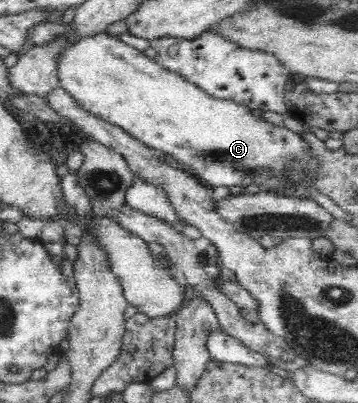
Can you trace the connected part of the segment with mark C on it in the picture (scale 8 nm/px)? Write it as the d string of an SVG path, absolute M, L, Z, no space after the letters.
M74 20L70 21L70 23L64 23L64 21L39 21L33 23L25 33L24 41L28 43L28 45L34 45L34 47L42 47L42 45L50 45L50 43L54 43L63 37L66 39L67 45L63 46L61 52L57 55L55 59L57 65L57 78L59 84L61 85L61 89L66 92L74 101L75 104L82 108L84 111L87 111L91 116L97 117L99 120L107 121L112 125L118 126L120 129L123 129L128 133L131 137L134 137L137 141L148 145L152 149L161 152L163 155L166 155L169 159L174 159L176 161L180 161L182 165L186 165L187 170L190 172L192 176L196 175L200 181L204 181L206 186L224 186L224 187L234 187L234 185L242 185L242 187L248 187L248 185L252 185L252 183L258 183L258 187L260 187L261 191L300 191L300 181L296 181L296 179L292 179L292 175L290 175L290 169L296 165L304 175L306 175L306 185L302 187L304 191L308 191L308 189L312 189L312 185L316 183L318 179L318 175L321 173L321 161L318 160L318 156L314 156L313 149L310 148L310 144L306 142L305 137L303 137L300 133L294 133L292 129L288 129L288 127L280 127L280 125L276 125L276 123L270 123L270 121L264 121L262 116L256 117L254 113L252 113L252 109L247 108L246 105L238 104L234 100L230 100L230 98L221 98L210 95L206 90L200 89L198 85L186 80L185 77L182 77L179 73L170 71L168 68L158 64L158 62L154 59L150 59L142 53L142 50L136 48L136 46L130 45L126 43L122 38L110 35L108 32L98 32L97 34L86 34L78 36L76 32L74 32Z

